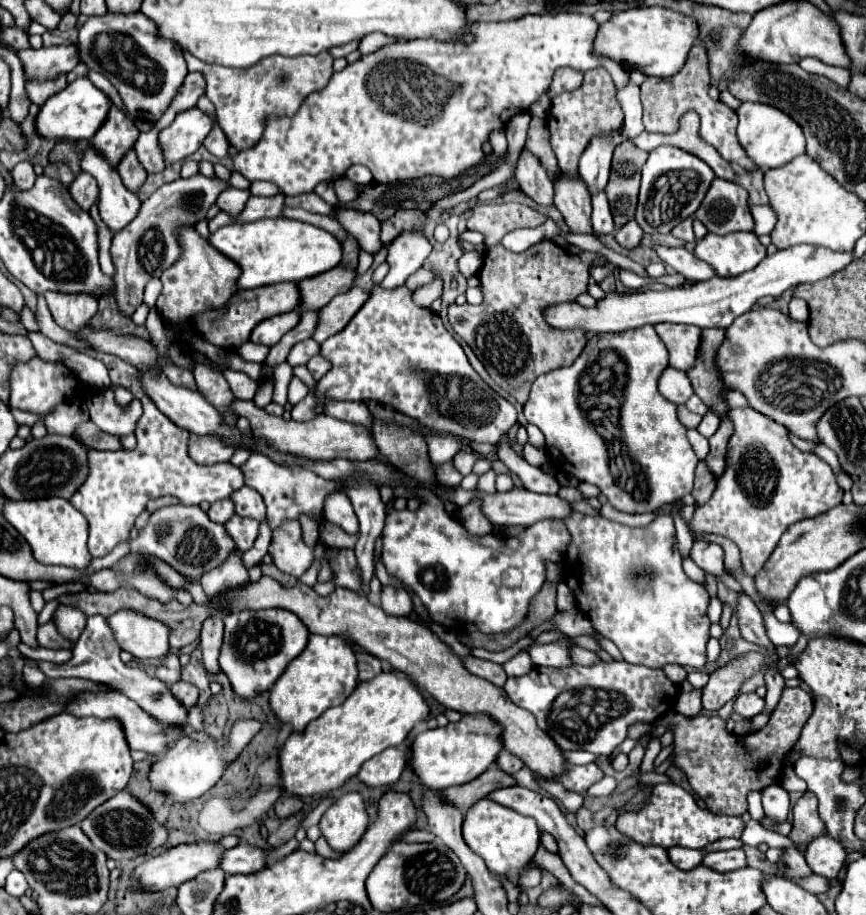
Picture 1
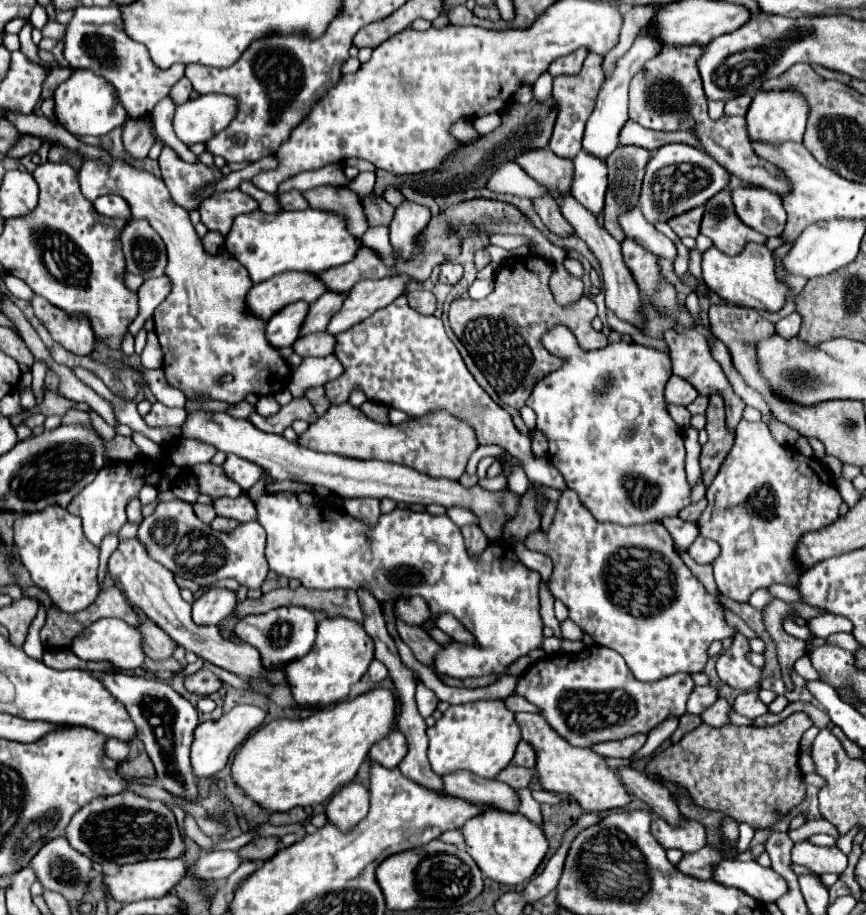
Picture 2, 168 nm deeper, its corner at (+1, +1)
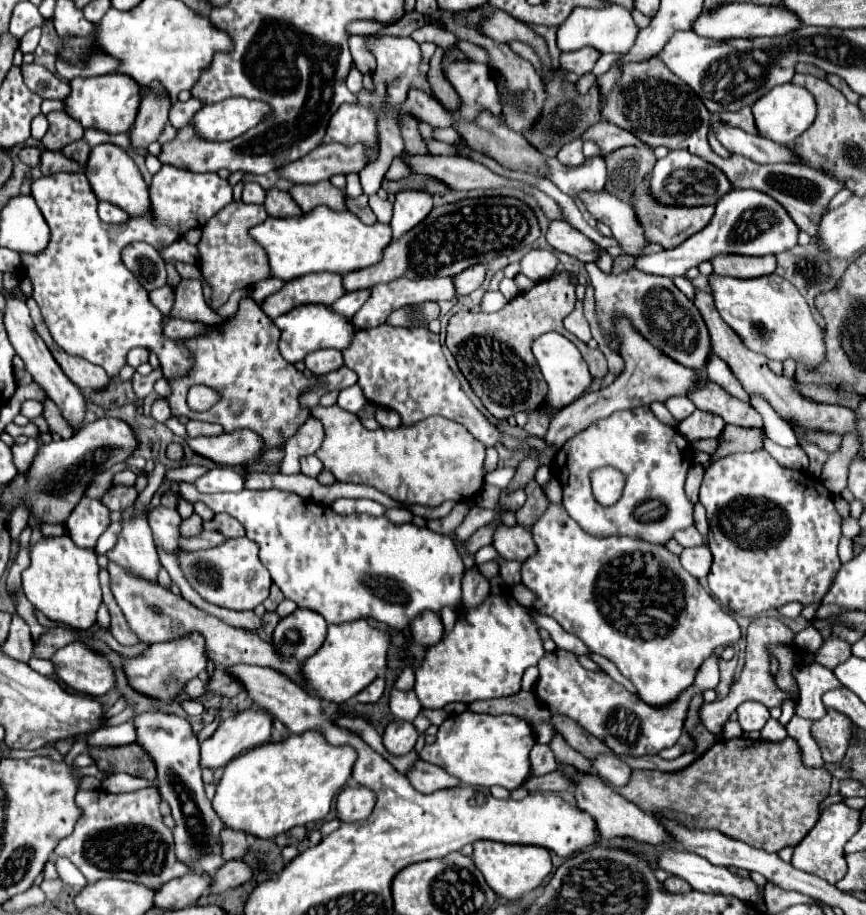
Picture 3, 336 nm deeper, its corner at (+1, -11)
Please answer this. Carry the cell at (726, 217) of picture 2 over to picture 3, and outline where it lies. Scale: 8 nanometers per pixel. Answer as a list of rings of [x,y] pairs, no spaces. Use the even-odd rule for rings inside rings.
[[[716,256],[712,260],[714,272],[718,276],[732,276],[732,278],[758,278],[768,276],[776,270],[776,258],[774,256],[762,256],[762,258],[750,258],[750,256]]]

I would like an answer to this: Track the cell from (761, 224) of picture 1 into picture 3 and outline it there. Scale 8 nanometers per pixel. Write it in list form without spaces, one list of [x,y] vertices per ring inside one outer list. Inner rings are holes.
[[[730,190],[716,202],[716,212],[708,226],[698,234],[684,240],[672,250],[662,250],[658,254],[636,258],[634,268],[644,274],[654,276],[684,276],[686,270],[696,268],[704,260],[712,260],[720,254],[740,254],[740,256],[766,256],[780,254],[798,244],[798,226],[786,214],[784,206],[778,204],[772,196],[758,190]]]

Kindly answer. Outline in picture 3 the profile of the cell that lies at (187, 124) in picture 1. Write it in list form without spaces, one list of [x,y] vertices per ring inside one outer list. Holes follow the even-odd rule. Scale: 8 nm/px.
[[[226,98],[216,104],[206,104],[194,116],[194,126],[202,138],[232,140],[254,128],[270,114],[270,104],[248,98]]]

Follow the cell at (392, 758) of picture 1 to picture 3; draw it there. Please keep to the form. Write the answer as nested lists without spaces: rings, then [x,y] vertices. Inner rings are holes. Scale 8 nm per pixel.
[[[392,720],[384,732],[384,746],[396,756],[414,750],[416,740],[418,740],[418,730],[414,728],[412,722],[406,720]]]

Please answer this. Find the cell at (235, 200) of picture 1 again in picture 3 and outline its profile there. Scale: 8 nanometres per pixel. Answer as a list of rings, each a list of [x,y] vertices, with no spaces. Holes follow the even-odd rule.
[[[232,202],[222,212],[212,216],[206,226],[202,228],[202,238],[198,242],[198,268],[202,272],[202,280],[210,286],[212,298],[210,298],[210,308],[218,310],[222,304],[226,304],[228,296],[234,290],[250,288],[254,282],[270,278],[270,266],[268,266],[268,256],[264,248],[252,240],[248,230],[268,218],[266,208],[258,204],[244,204],[244,202]]]

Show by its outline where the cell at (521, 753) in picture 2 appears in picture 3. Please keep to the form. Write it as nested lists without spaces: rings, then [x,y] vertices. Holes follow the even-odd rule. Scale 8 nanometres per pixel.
[[[536,744],[530,752],[530,762],[532,762],[532,772],[534,774],[548,774],[552,770],[556,770],[556,760],[554,754],[550,752],[550,748],[546,744]]]

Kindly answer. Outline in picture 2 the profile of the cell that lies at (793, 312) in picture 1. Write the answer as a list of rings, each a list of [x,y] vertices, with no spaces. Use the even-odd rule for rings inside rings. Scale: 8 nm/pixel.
[[[792,312],[790,316],[782,318],[782,320],[776,324],[776,332],[778,332],[780,336],[784,336],[784,338],[792,338],[792,336],[796,336],[798,330],[800,330],[800,324],[802,324],[800,318],[802,318],[802,316],[800,316],[798,312]]]

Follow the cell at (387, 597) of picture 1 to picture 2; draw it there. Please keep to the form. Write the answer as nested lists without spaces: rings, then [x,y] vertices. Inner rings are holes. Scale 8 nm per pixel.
[[[414,596],[414,598],[400,598],[394,604],[394,612],[400,620],[404,620],[406,624],[414,626],[414,624],[422,624],[430,618],[430,608],[426,604],[426,600]]]

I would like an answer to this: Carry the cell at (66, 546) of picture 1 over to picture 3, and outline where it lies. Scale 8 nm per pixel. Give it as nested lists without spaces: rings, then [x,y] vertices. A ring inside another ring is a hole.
[[[42,538],[30,550],[32,564],[22,572],[22,586],[26,598],[40,610],[48,620],[68,624],[76,630],[92,628],[96,612],[102,604],[102,590],[98,584],[96,552],[78,548],[70,538]]]

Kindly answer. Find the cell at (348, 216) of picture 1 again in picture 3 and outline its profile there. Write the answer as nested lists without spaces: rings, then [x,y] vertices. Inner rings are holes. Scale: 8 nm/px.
[[[322,180],[316,184],[294,184],[288,192],[300,204],[302,212],[310,212],[320,204],[332,210],[346,210],[344,192],[334,188],[328,180]]]

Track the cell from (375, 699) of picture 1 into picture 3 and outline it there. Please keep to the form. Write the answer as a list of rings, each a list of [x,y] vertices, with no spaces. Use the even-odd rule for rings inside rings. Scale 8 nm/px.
[[[306,732],[302,736],[292,734],[286,742],[264,744],[234,758],[224,768],[224,774],[216,786],[216,796],[212,800],[212,808],[216,810],[224,826],[268,840],[292,830],[294,826],[306,826],[308,822],[326,818],[334,796],[346,786],[350,778],[354,766],[354,750],[350,746],[332,748],[324,742],[326,740],[322,740],[322,736],[318,736],[316,732]]]

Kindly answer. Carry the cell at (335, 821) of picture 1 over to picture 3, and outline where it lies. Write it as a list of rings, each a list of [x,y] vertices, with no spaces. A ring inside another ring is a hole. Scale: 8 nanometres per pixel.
[[[346,786],[338,800],[336,800],[336,808],[338,808],[338,818],[342,822],[356,822],[356,820],[366,820],[376,804],[376,794],[374,790],[366,788],[366,786],[358,786],[358,788],[350,788]]]

